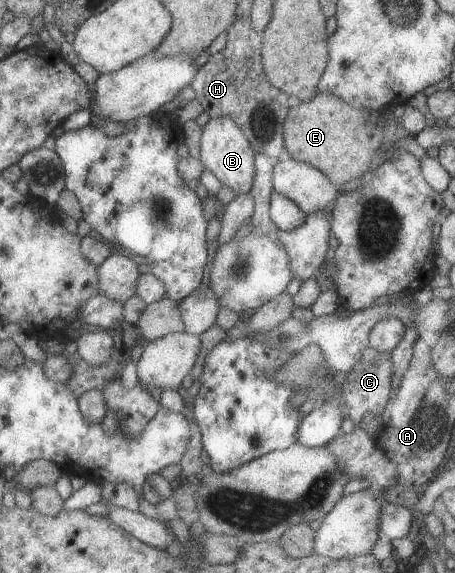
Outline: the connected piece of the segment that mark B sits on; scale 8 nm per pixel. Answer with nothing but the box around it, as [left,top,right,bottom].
[201,117,256,196]

